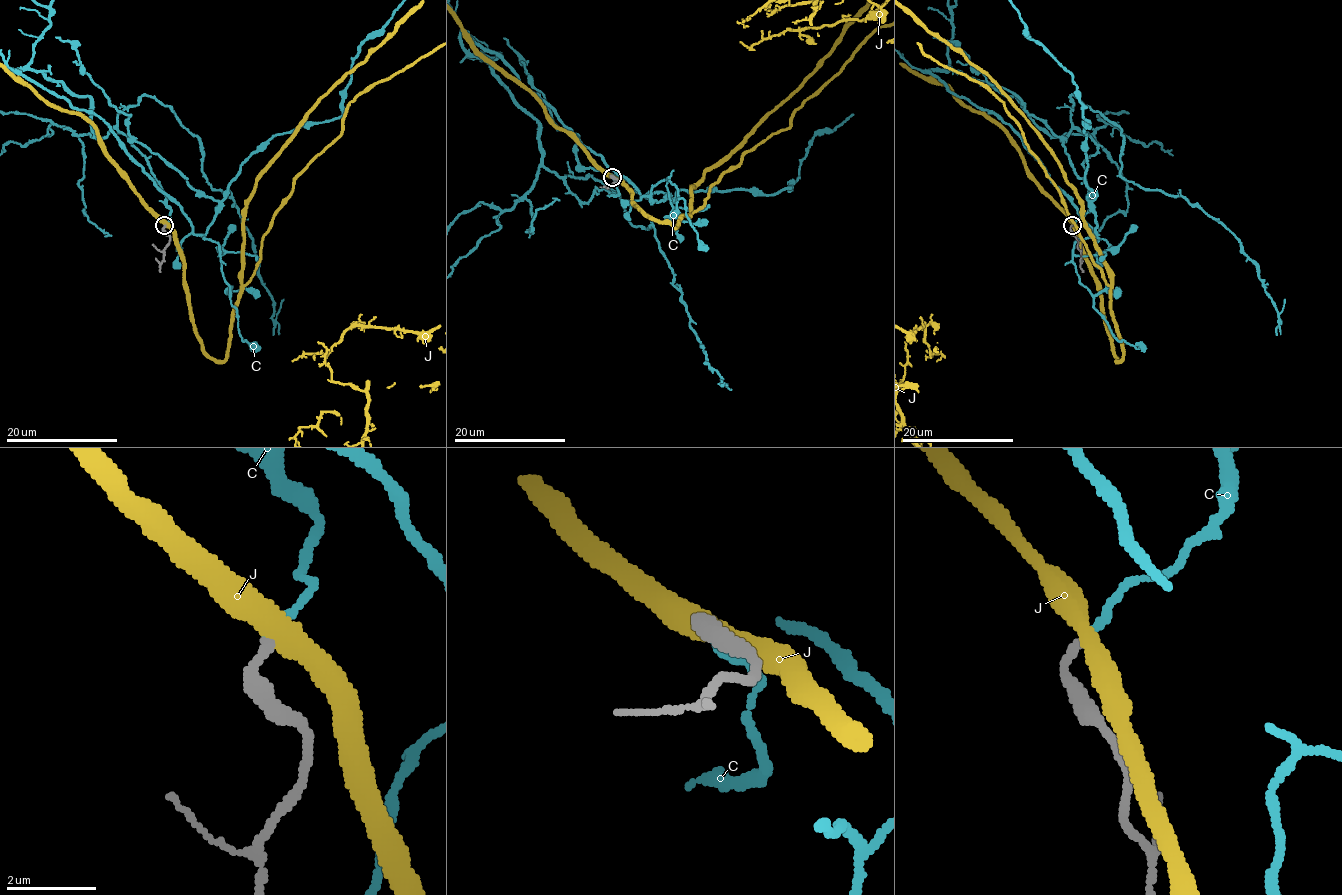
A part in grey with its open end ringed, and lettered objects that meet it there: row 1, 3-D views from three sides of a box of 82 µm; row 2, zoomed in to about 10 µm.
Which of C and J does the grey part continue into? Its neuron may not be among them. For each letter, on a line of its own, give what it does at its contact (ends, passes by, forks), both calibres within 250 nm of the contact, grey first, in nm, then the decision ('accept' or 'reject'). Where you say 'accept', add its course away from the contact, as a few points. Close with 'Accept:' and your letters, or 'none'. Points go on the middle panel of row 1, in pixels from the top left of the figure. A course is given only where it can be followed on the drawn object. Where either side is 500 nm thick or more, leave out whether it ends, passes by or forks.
C: it ends | 200/150 nm | accept
J: it passes by | 200/440 nm | reject
Accept: C

